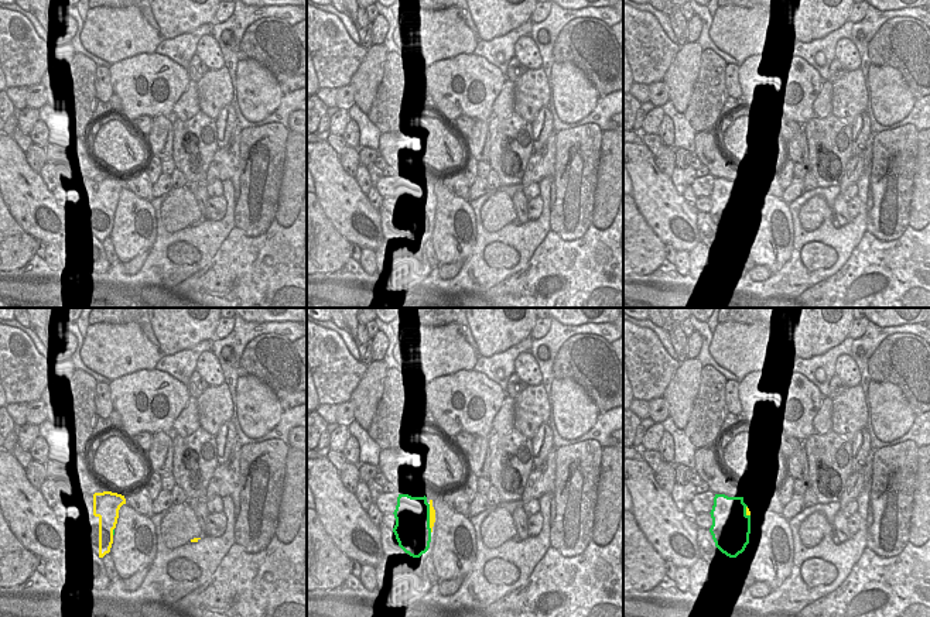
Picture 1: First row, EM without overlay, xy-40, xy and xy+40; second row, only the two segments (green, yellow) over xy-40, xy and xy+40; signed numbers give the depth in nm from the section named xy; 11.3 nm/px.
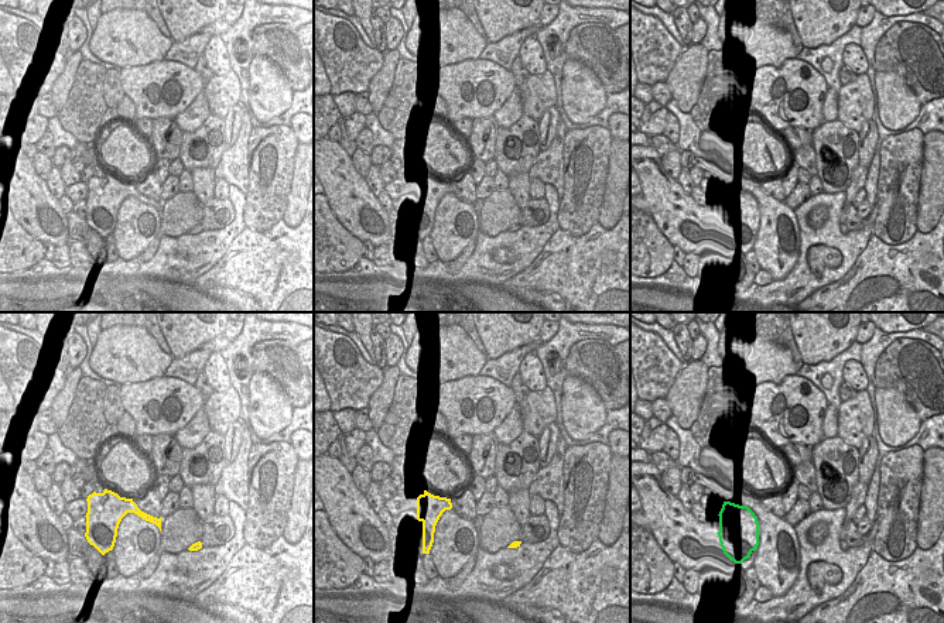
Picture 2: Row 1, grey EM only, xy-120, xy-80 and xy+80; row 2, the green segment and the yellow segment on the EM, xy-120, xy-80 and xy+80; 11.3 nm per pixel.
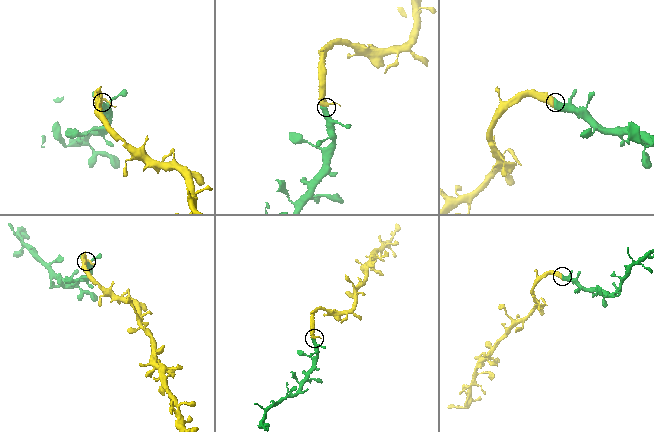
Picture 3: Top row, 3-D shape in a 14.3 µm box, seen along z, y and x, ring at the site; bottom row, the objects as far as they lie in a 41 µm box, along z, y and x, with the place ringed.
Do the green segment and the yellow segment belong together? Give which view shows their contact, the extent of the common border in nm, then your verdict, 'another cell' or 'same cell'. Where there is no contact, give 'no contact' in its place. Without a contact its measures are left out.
meets green in xy; contact 320 nm long; same cell

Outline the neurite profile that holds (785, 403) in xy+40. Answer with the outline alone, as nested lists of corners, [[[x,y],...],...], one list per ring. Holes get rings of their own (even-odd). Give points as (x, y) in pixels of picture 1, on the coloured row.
[[[791,370],[751,373],[738,383],[738,397],[745,421],[767,443],[780,435],[804,442],[816,433],[813,419],[824,398],[817,385]]]

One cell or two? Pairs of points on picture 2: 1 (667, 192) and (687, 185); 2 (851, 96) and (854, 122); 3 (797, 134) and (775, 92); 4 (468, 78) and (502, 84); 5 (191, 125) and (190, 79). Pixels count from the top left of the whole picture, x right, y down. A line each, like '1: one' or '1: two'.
1: two
2: one
3: two
4: one
5: two

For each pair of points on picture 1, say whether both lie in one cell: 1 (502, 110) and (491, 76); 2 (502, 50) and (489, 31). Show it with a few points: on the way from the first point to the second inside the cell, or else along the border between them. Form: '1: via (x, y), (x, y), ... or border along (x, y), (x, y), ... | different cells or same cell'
1: border along (506, 79), (492, 105), (492, 115) | different cells
2: border along (523, 23), (502, 36), (479, 40) | different cells

